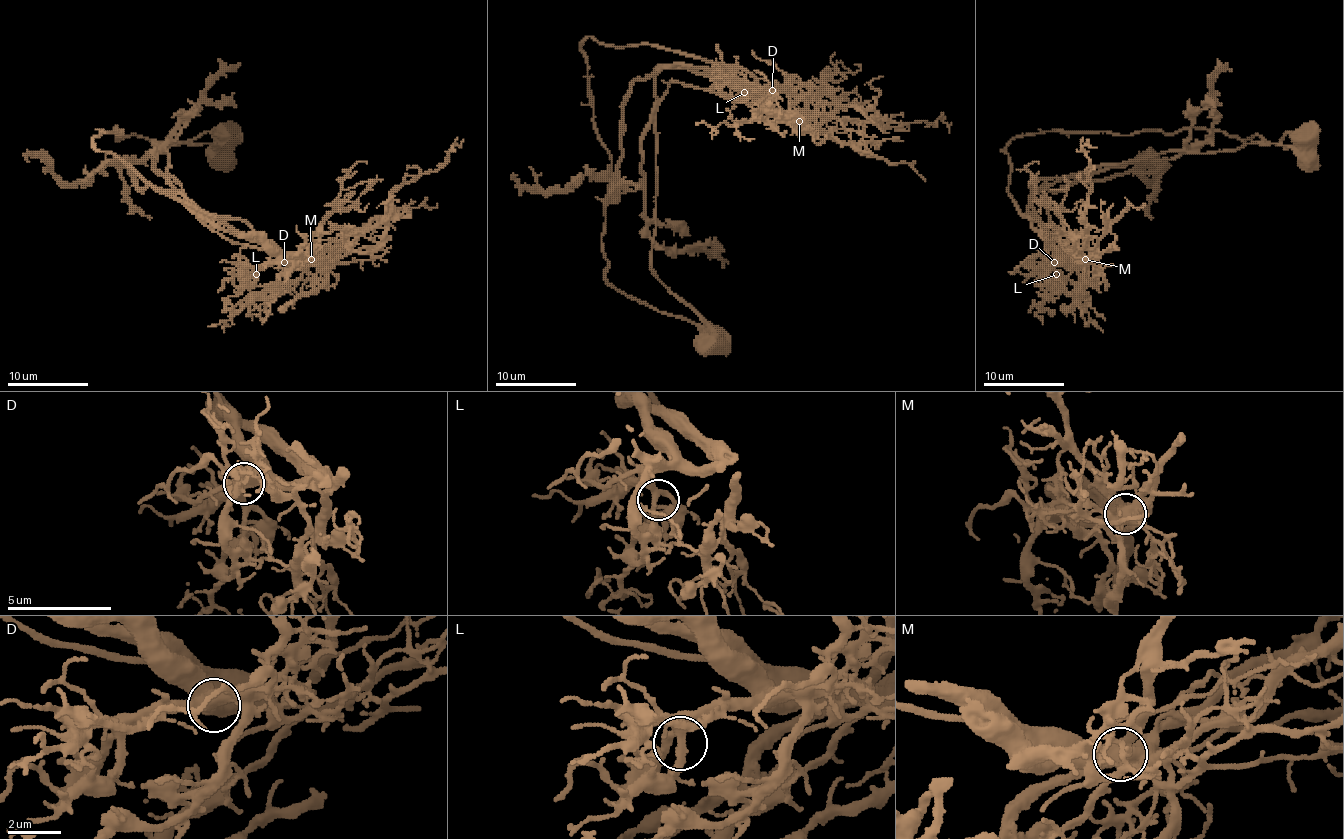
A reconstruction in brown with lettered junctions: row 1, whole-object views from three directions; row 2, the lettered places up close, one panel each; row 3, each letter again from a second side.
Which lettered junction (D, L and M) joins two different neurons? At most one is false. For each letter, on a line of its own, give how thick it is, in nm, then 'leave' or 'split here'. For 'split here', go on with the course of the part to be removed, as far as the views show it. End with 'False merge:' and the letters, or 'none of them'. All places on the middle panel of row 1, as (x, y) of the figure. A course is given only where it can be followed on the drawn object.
D: 460 nm thick; leave
L: 320 nm thick; leave
M: 600 nm thick; split here; foreign part runs (798, 121), (782, 121), (758, 105), (672, 80), (660, 99), (652, 271), (708, 328), (706, 356)
False merge: M

